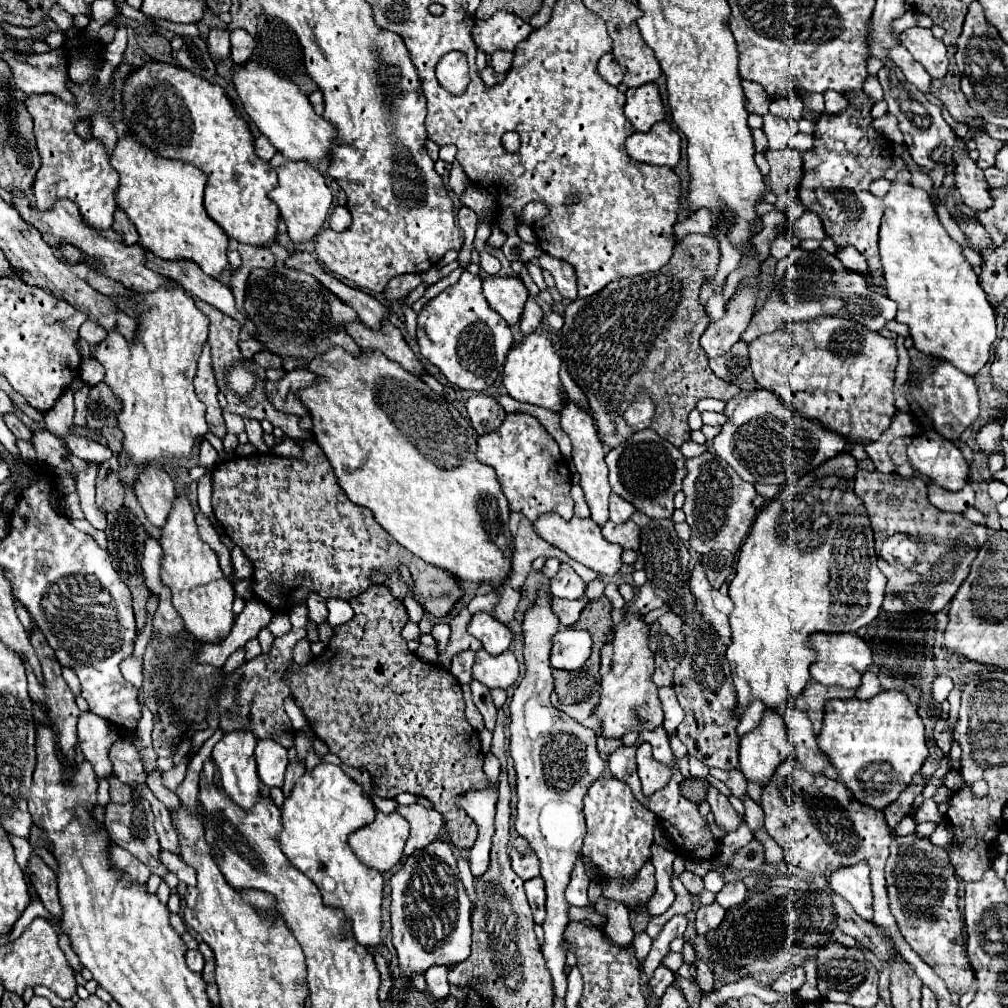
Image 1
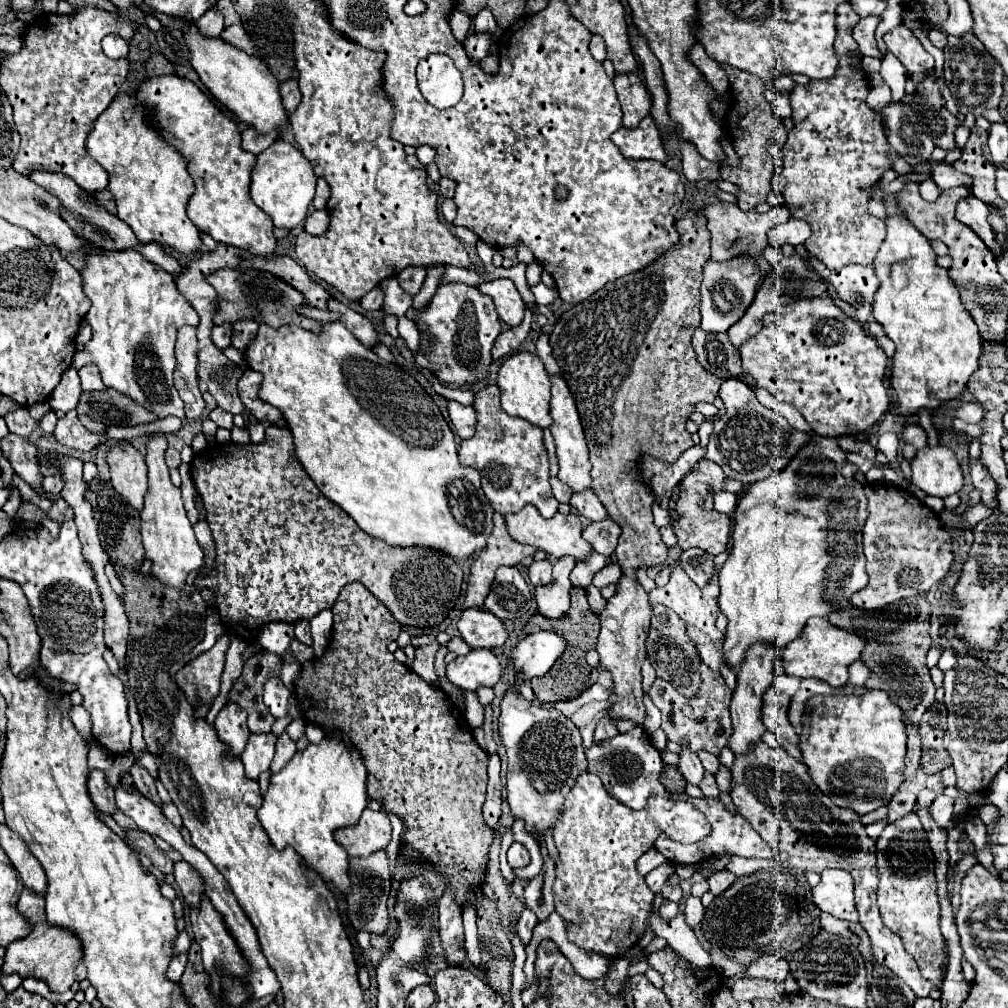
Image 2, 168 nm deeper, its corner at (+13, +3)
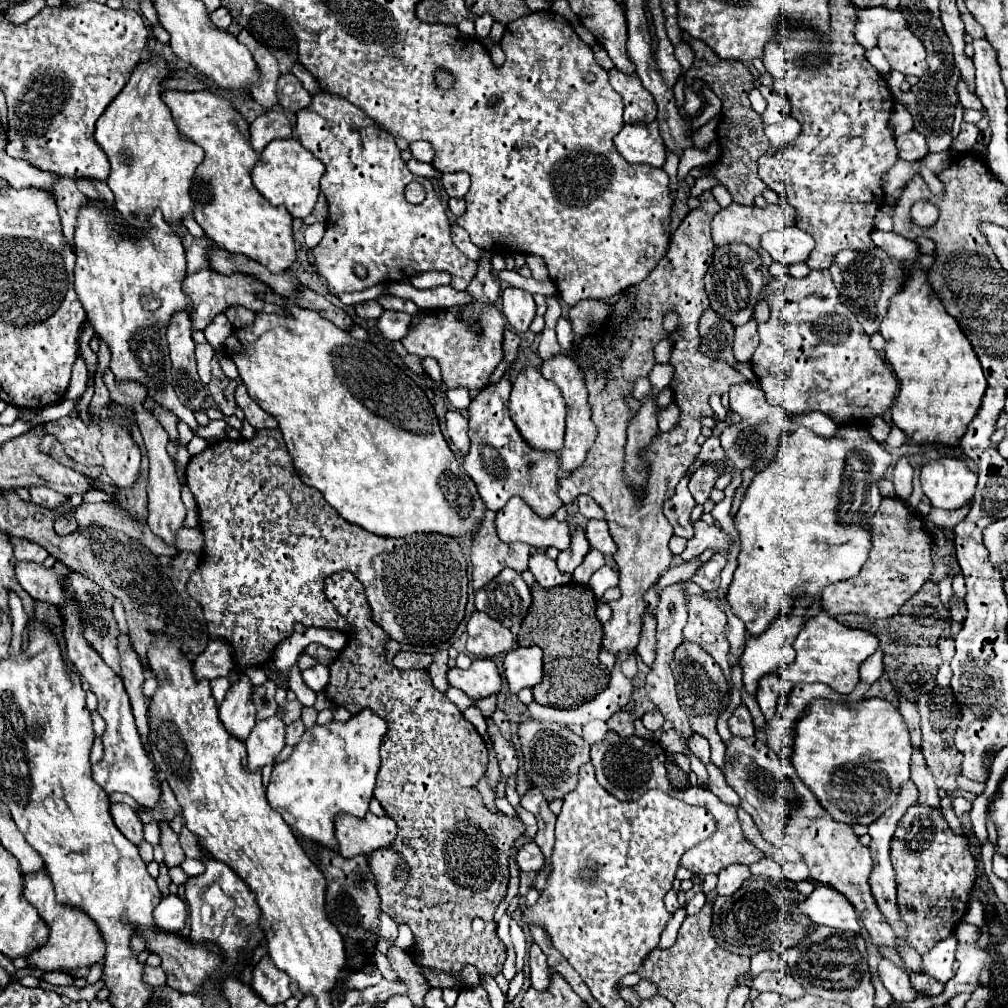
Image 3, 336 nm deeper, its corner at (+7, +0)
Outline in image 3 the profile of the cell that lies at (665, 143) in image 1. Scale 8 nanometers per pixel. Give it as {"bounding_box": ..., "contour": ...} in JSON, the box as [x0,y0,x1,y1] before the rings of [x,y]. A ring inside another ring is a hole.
{"bounding_box":[614,121,666,167],"contour":[[[656,121],[624,125],[622,131],[614,137],[614,145],[628,163],[662,167],[666,161],[666,147]]]}

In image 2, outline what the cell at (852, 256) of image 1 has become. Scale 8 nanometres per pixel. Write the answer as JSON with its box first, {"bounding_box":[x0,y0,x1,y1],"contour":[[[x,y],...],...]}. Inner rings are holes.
{"bounding_box":[830,264,878,324],"contour":[[[846,264],[838,270],[832,270],[830,284],[834,286],[836,294],[854,306],[856,320],[862,324],[870,322],[874,292],[878,290],[878,278],[874,266],[860,266],[860,264]]]}

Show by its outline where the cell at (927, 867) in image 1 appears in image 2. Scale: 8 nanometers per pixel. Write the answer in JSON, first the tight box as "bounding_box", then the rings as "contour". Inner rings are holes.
{"bounding_box":[876,812,944,986],"contour":[[[914,812],[904,816],[902,820],[886,824],[880,838],[876,840],[876,856],[878,856],[878,872],[880,872],[880,886],[878,886],[878,908],[884,924],[896,932],[906,952],[918,962],[922,974],[926,980],[932,982],[932,986],[942,986],[942,960],[944,960],[944,938],[940,934],[940,898],[936,894],[936,878],[934,878],[934,854],[928,844],[928,836]]]}

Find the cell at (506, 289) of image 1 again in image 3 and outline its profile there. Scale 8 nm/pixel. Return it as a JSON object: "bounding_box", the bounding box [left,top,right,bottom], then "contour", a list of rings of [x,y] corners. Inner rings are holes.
{"bounding_box":[502,287,536,333],"contour":[[[506,287],[502,291],[502,313],[516,333],[528,331],[534,315],[536,315],[536,303],[530,293],[514,287]]]}

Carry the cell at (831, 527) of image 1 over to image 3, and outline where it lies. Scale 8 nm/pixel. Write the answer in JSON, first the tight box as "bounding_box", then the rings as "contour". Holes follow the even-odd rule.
{"bounding_box":[728,427,890,637],"contour":[[[796,427],[788,443],[780,449],[776,463],[756,473],[734,515],[734,527],[740,535],[740,555],[738,569],[728,587],[732,613],[744,621],[750,637],[762,635],[790,609],[796,597],[810,597],[812,603],[820,603],[822,589],[836,581],[858,577],[872,549],[870,519],[882,501],[878,479],[884,477],[890,461],[888,451],[864,427],[840,427],[834,439],[824,439],[806,427]]]}

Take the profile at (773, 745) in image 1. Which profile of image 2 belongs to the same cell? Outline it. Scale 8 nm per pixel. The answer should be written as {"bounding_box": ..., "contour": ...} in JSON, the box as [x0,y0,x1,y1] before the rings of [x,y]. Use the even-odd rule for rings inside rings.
{"bounding_box":[728,644,780,754],"contour":[[[754,644],[750,646],[750,652],[746,652],[746,660],[738,666],[738,684],[734,688],[730,712],[732,712],[732,726],[734,734],[730,736],[728,746],[734,754],[744,754],[752,748],[754,742],[760,740],[760,736],[766,732],[766,726],[762,722],[762,694],[768,690],[768,686],[774,682],[774,662],[780,656],[780,648],[770,648],[770,644]]]}

